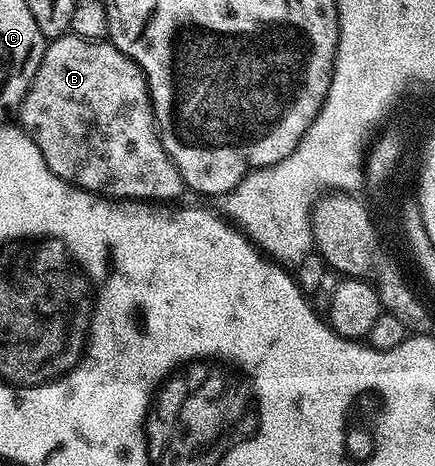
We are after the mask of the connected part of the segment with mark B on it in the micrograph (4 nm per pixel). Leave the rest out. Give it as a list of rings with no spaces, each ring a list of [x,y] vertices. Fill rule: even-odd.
[[[74,34],[63,35],[61,39],[51,40],[45,46],[44,56],[38,65],[35,77],[28,87],[26,97],[18,112],[19,126],[38,145],[38,153],[42,153],[42,161],[50,165],[50,169],[59,179],[82,187],[85,191],[94,191],[97,195],[106,195],[113,199],[134,199],[137,201],[176,201],[180,194],[185,194],[184,178],[178,173],[174,161],[166,153],[160,140],[161,134],[156,125],[156,115],[152,111],[152,98],[148,96],[148,82],[142,69],[133,59],[126,57],[110,41],[83,39]]]

